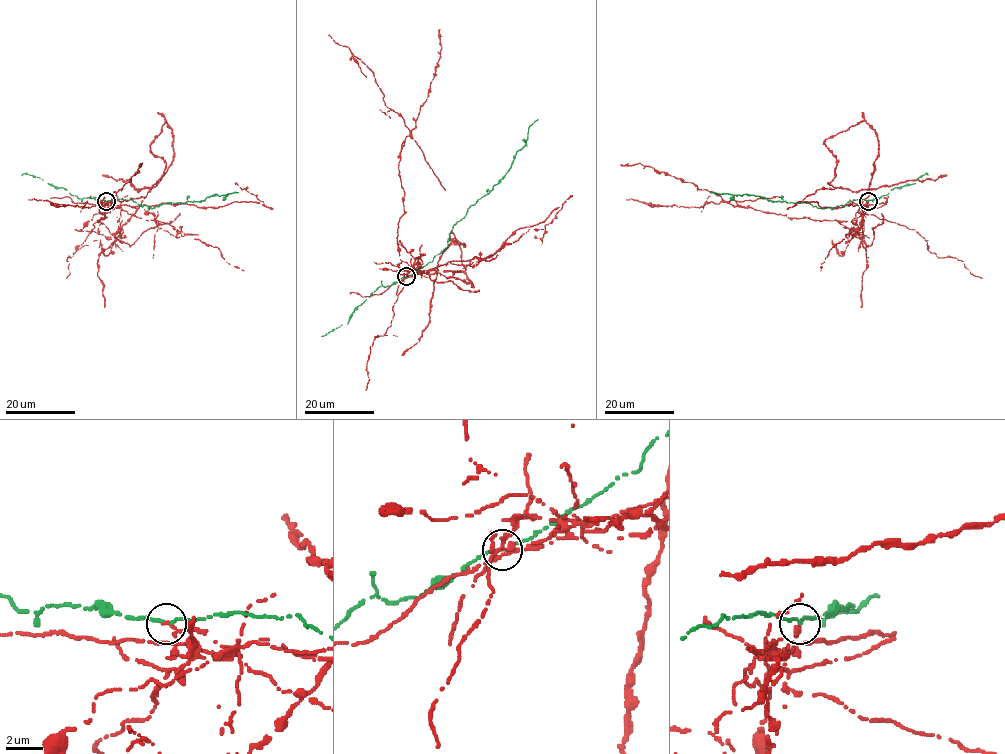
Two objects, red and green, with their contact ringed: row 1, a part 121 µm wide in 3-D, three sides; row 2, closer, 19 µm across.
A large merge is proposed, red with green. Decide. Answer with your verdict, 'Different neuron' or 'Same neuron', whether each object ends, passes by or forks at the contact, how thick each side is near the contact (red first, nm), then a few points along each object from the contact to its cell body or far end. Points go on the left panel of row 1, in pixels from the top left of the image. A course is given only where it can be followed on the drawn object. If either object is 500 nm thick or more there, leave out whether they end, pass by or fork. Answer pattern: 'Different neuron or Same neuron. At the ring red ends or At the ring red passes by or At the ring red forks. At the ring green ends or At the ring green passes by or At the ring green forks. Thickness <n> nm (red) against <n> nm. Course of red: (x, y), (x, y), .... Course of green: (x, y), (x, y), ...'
Different neuron. At the ring red ends. At the ring green passes by. Thickness 190 nm (red) against 180 nm. Course of red: (107, 201), (134, 214), (171, 162), (172, 128), (166, 120), (150, 146), (166, 164), (151, 187), (102, 174). Course of green: (106, 200), (132, 199), (153, 208), (165, 203), (200, 201), (216, 194), (238, 192)

